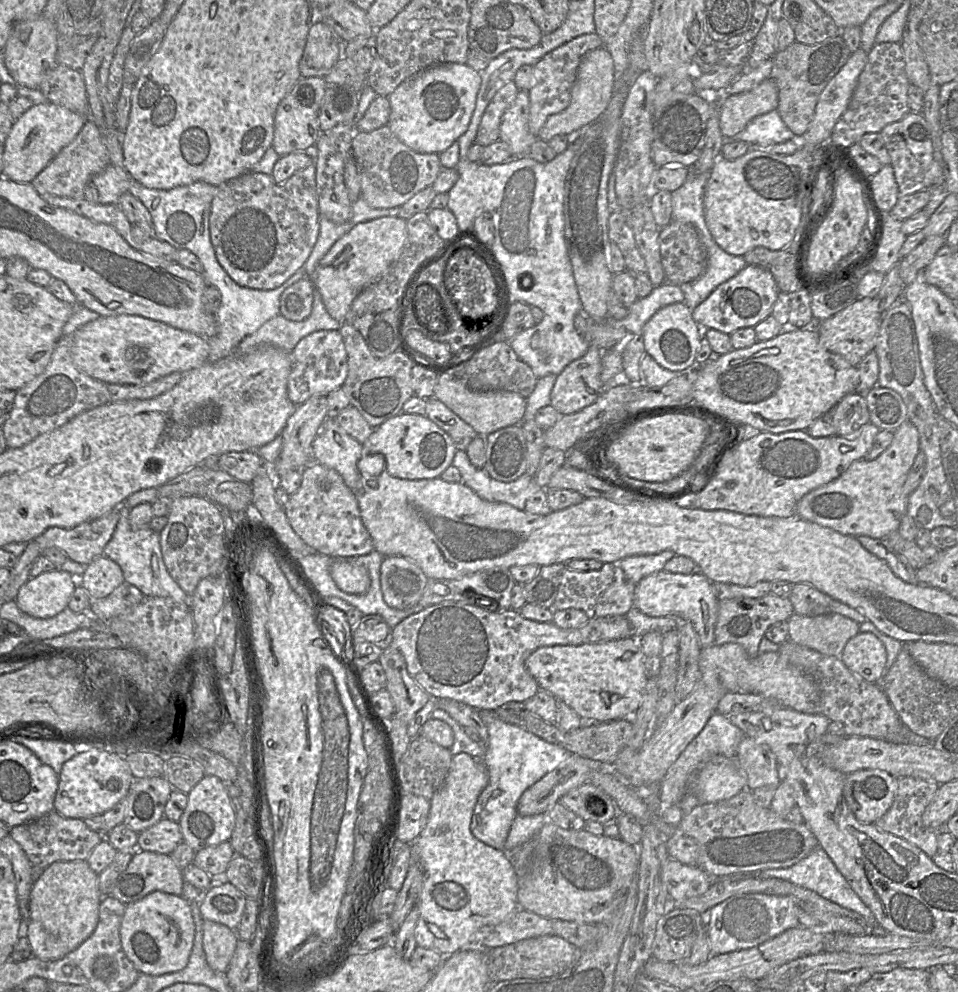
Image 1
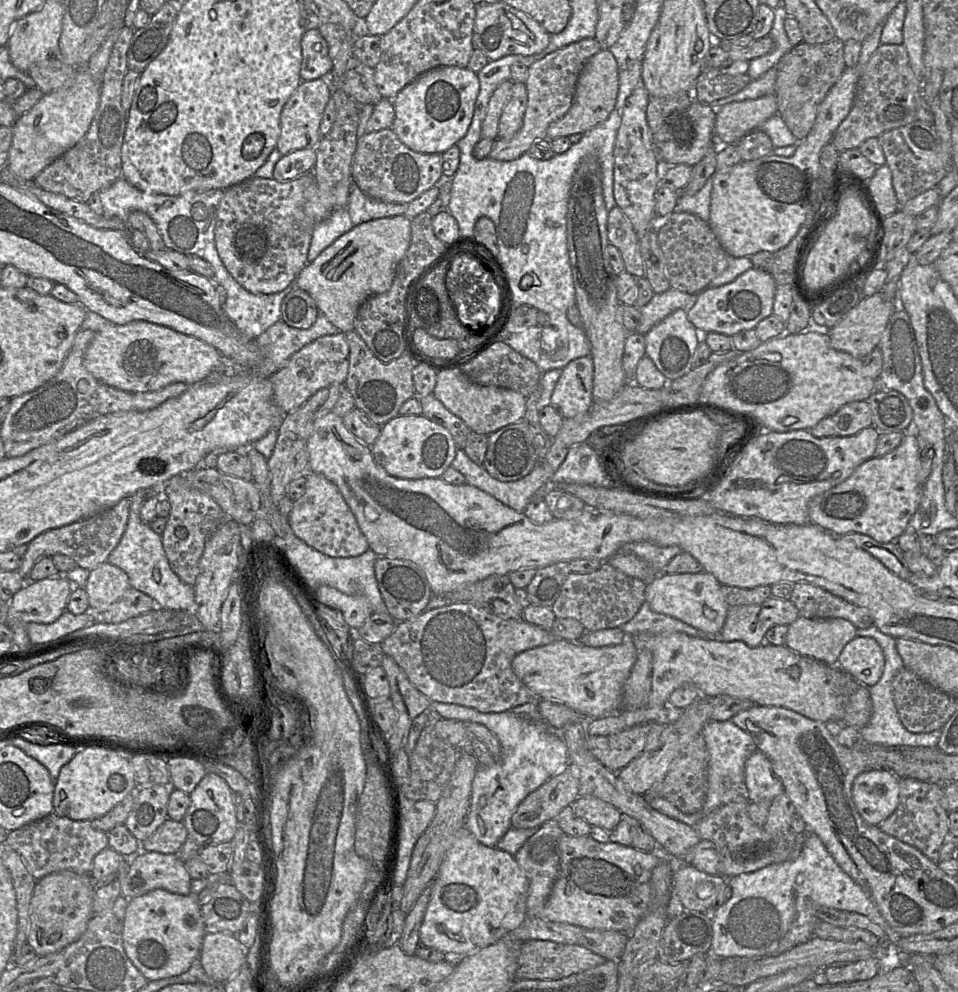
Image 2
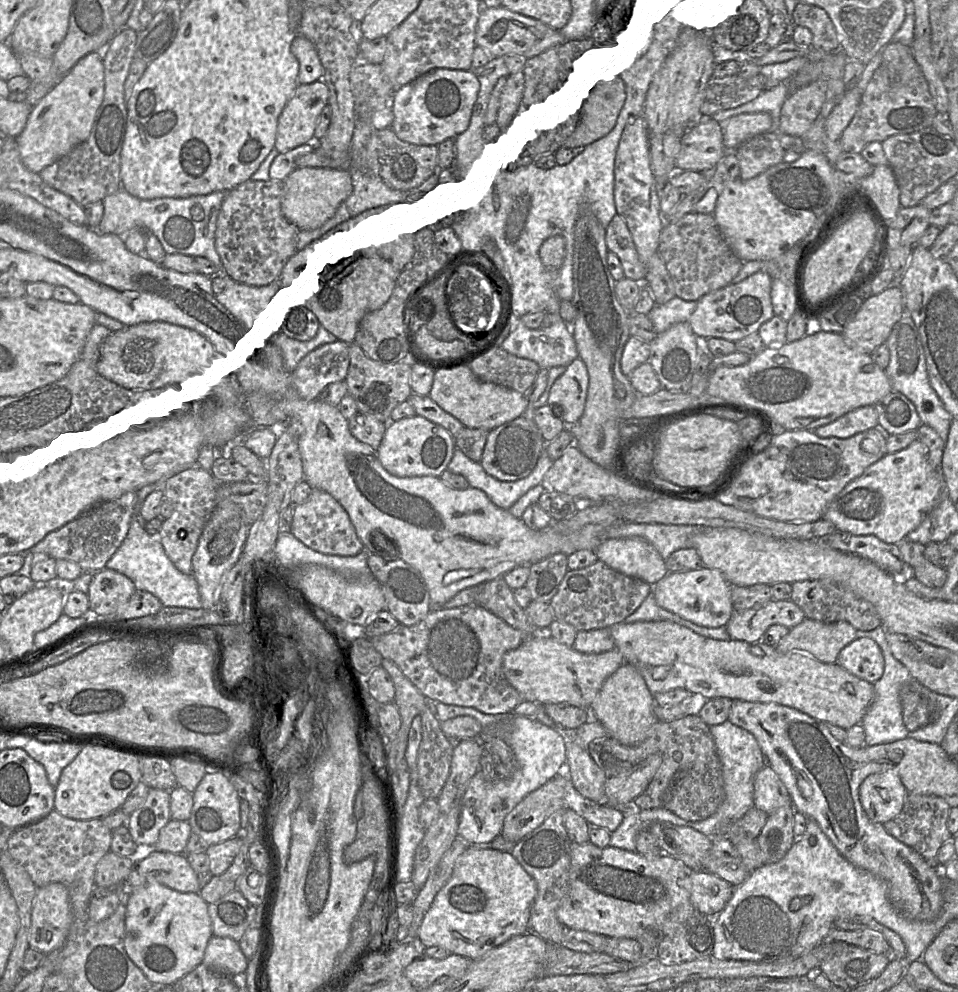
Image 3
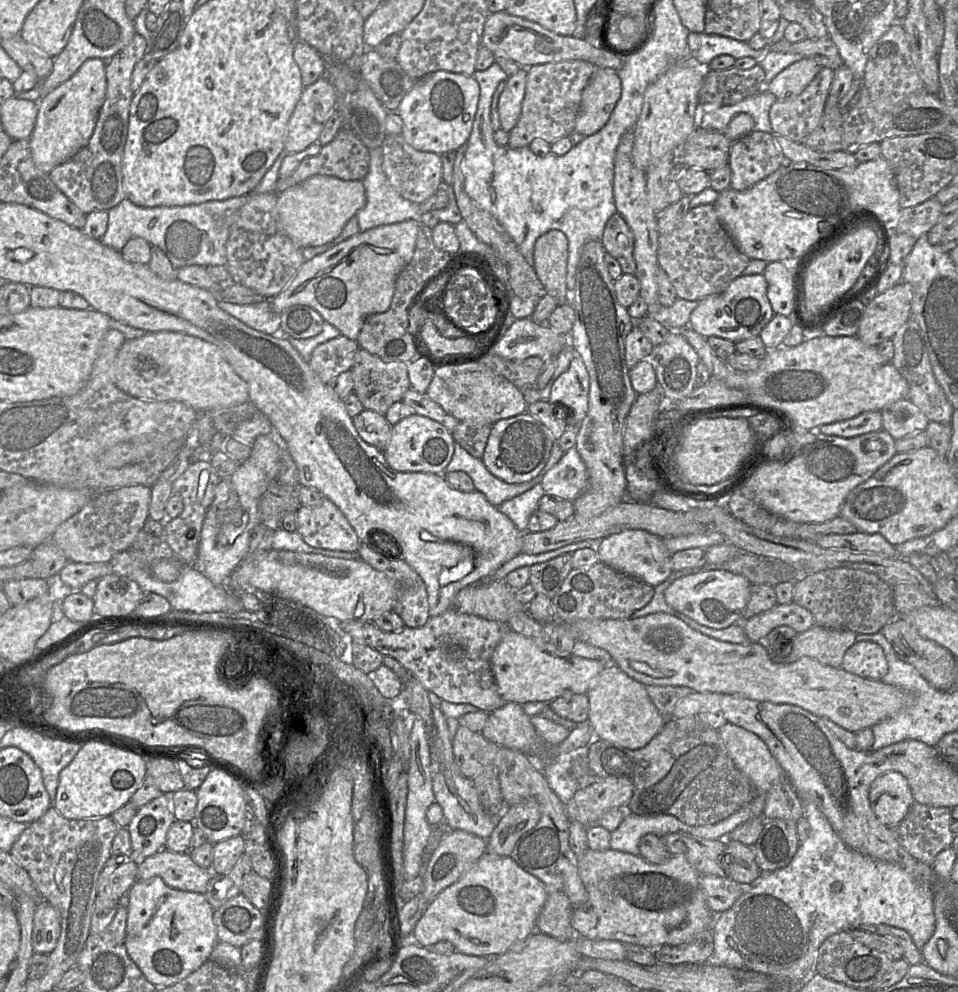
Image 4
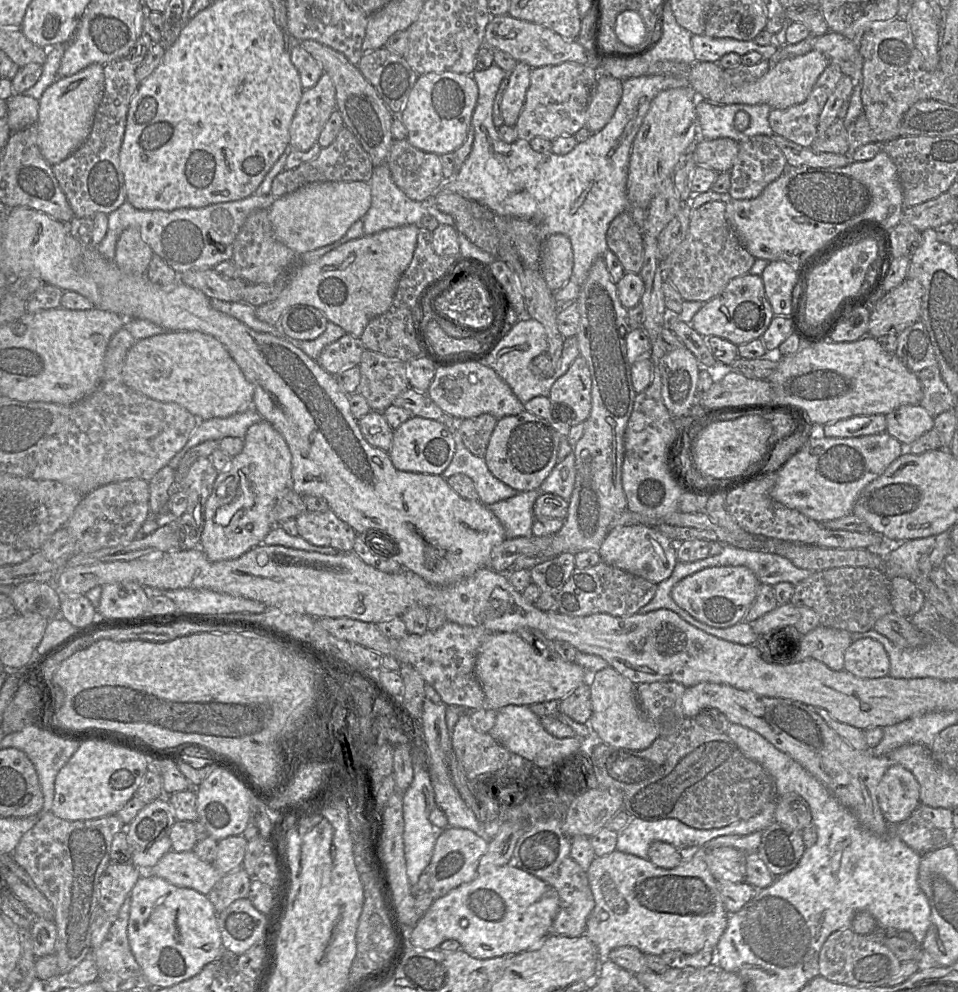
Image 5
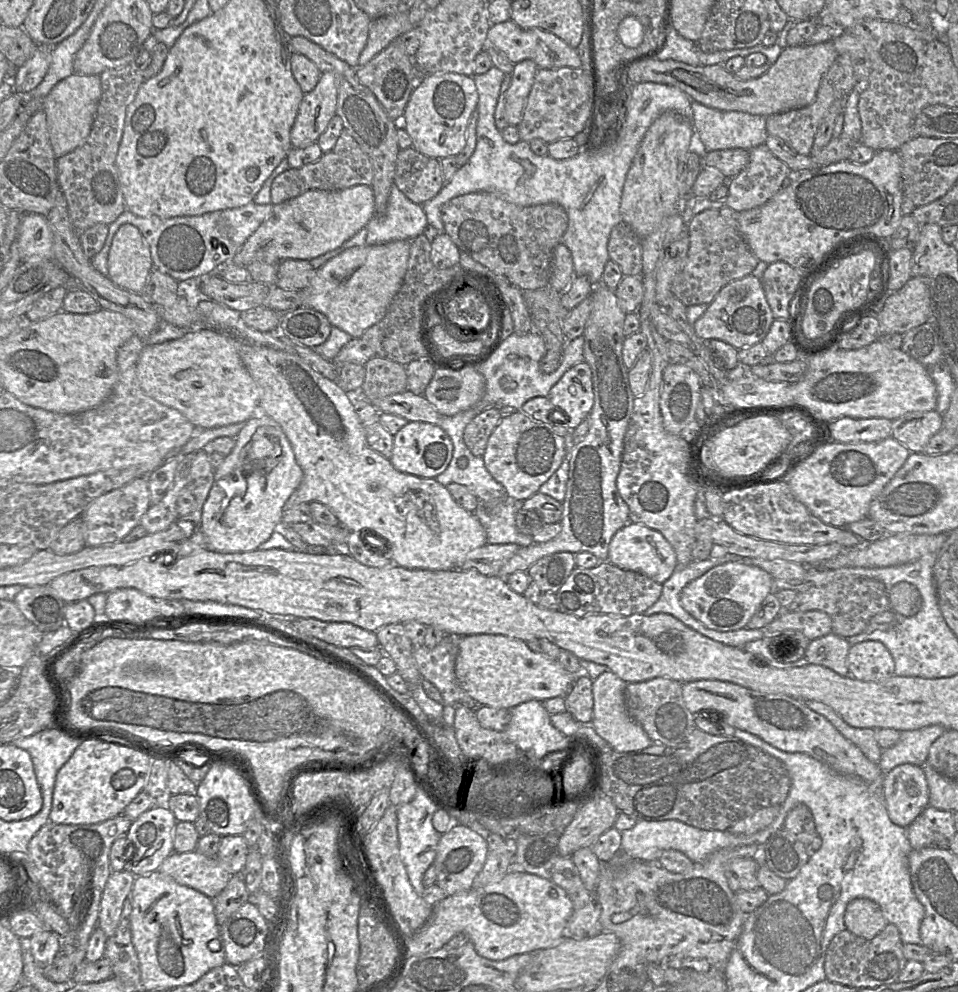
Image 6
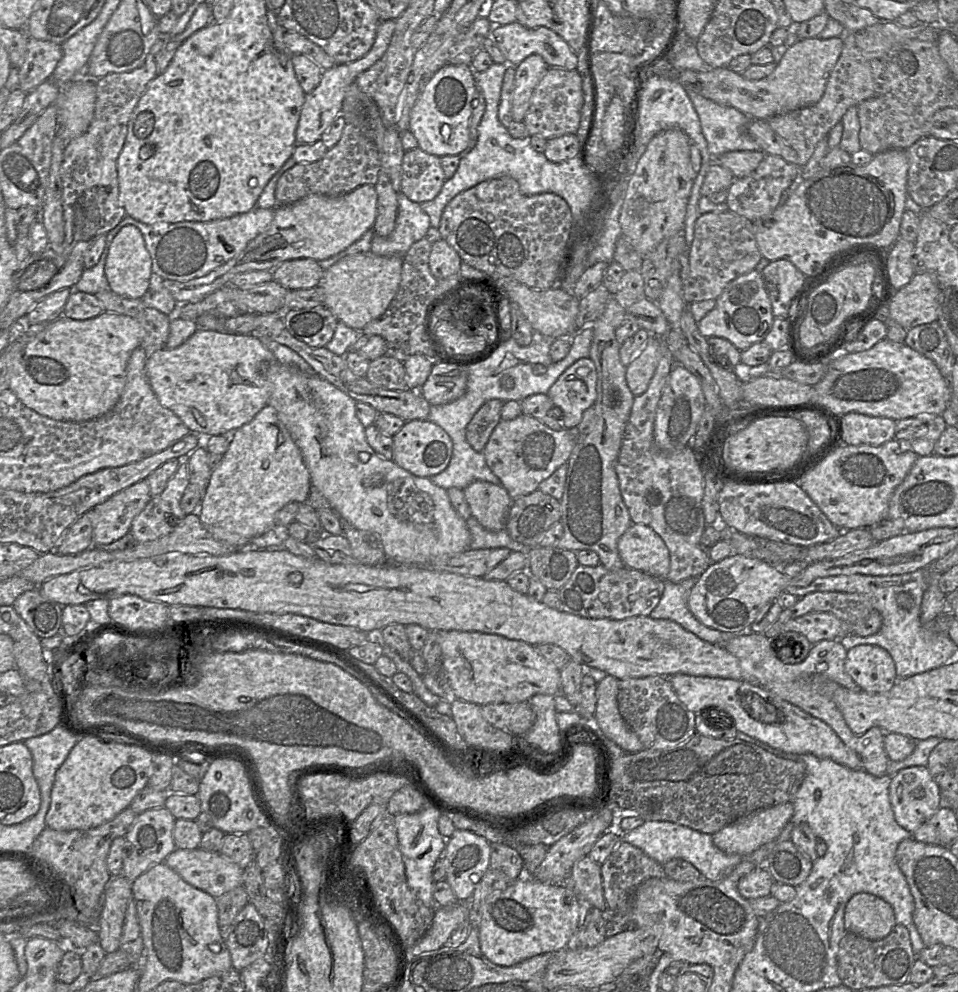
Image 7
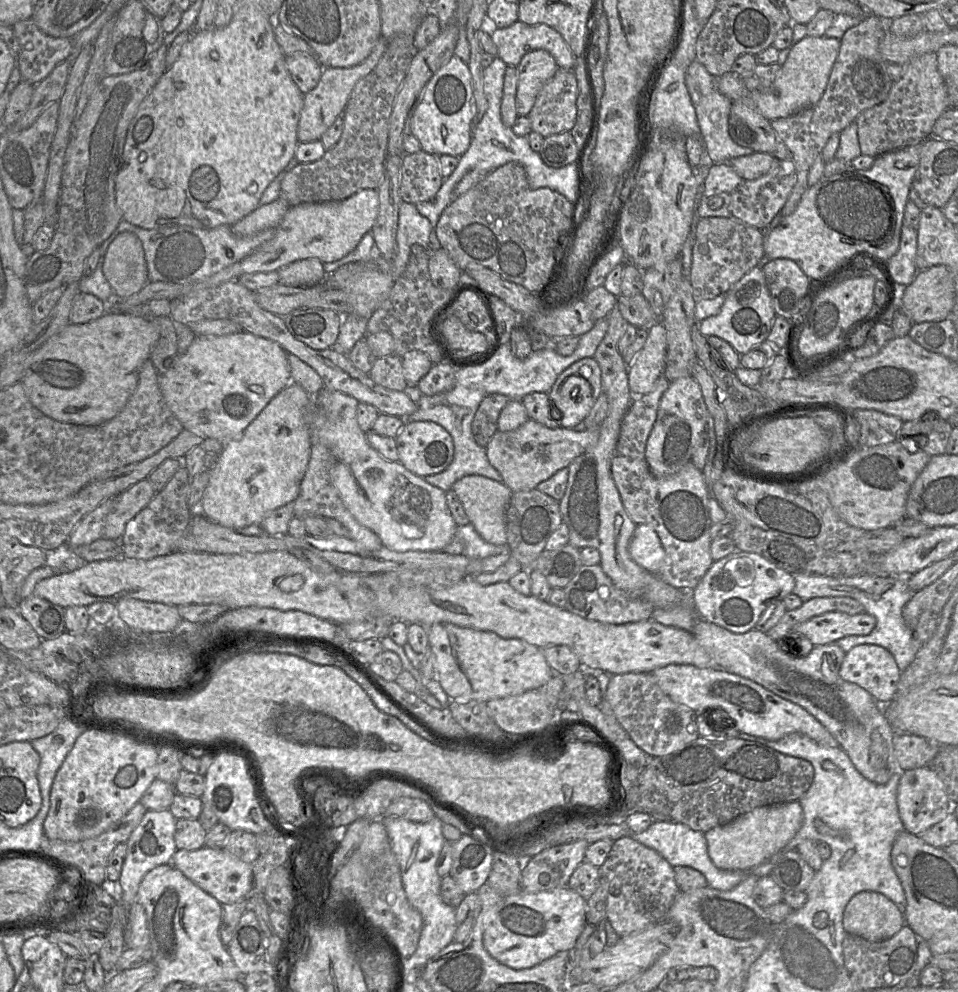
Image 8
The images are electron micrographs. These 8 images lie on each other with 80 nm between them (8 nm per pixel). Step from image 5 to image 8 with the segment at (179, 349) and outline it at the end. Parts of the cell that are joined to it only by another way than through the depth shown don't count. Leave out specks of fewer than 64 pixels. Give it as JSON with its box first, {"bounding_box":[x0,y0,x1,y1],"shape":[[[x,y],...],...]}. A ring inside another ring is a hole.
{"bounding_box":[158,331,291,446],"shape":[[[245,331],[223,336],[196,336],[187,351],[178,354],[173,365],[158,374],[158,382],[167,406],[185,429],[203,439],[217,439],[225,446],[244,431],[271,399],[291,382],[287,355],[277,342]]]}

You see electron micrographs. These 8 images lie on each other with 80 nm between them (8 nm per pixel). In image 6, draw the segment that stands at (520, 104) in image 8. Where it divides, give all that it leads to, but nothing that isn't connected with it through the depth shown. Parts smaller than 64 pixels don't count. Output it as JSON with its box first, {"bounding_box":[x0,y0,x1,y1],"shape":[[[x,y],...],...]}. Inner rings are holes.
{"bounding_box":[505,59,538,126],"shape":[[[528,59],[514,65],[511,84],[505,97],[505,118],[509,125],[517,126],[522,121],[538,69],[536,63]]]}

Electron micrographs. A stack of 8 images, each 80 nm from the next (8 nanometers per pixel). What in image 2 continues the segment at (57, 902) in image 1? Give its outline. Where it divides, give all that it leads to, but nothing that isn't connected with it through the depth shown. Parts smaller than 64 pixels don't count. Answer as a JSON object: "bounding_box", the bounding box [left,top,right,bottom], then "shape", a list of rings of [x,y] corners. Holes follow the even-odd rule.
{"bounding_box":[27,870,93,956],"shape":[[[62,870],[36,881],[30,903],[27,943],[38,956],[60,951],[78,940],[93,916],[93,879],[91,875]]]}

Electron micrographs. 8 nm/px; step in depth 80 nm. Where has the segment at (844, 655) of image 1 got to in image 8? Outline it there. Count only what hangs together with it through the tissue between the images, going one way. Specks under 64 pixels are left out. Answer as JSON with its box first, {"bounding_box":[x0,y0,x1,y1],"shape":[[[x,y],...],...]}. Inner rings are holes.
{"bounding_box":[840,644,901,705],"shape":[[[860,644],[846,653],[840,676],[884,705],[896,696],[901,671],[887,649],[875,644]]]}

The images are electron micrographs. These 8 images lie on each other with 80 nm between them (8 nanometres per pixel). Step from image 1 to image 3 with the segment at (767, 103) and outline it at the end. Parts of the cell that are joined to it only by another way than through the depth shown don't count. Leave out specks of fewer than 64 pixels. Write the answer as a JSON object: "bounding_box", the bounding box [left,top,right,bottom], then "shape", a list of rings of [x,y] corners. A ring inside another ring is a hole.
{"bounding_box":[720,112,771,151],"shape":[[[764,112],[740,113],[729,117],[720,123],[726,151],[733,151],[756,134],[768,132],[771,125],[771,116]]]}

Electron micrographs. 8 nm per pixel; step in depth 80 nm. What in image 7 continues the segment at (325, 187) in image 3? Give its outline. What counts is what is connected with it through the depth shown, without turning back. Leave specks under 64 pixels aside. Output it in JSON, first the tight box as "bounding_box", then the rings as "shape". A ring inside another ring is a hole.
{"bounding_box":[163,184,377,303],"shape":[[[366,184],[347,194],[336,197],[311,194],[294,203],[277,206],[270,225],[251,240],[238,255],[225,264],[205,276],[189,281],[164,280],[163,286],[169,290],[178,303],[196,303],[215,290],[225,285],[230,285],[231,279],[239,273],[256,270],[272,271],[279,264],[292,259],[311,258],[317,262],[325,260],[344,251],[359,240],[368,230],[373,229],[376,215],[377,193],[373,185]]]}

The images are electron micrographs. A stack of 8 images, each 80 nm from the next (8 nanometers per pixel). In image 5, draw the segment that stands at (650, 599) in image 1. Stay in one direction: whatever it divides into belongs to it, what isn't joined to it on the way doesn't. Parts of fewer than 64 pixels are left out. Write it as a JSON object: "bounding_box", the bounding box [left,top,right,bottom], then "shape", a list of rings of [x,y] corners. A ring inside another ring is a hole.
{"bounding_box":[671,566,760,628],"shape":[[[744,566],[706,568],[679,581],[671,591],[674,602],[697,621],[714,628],[728,628],[741,621],[755,600],[760,582]]]}

